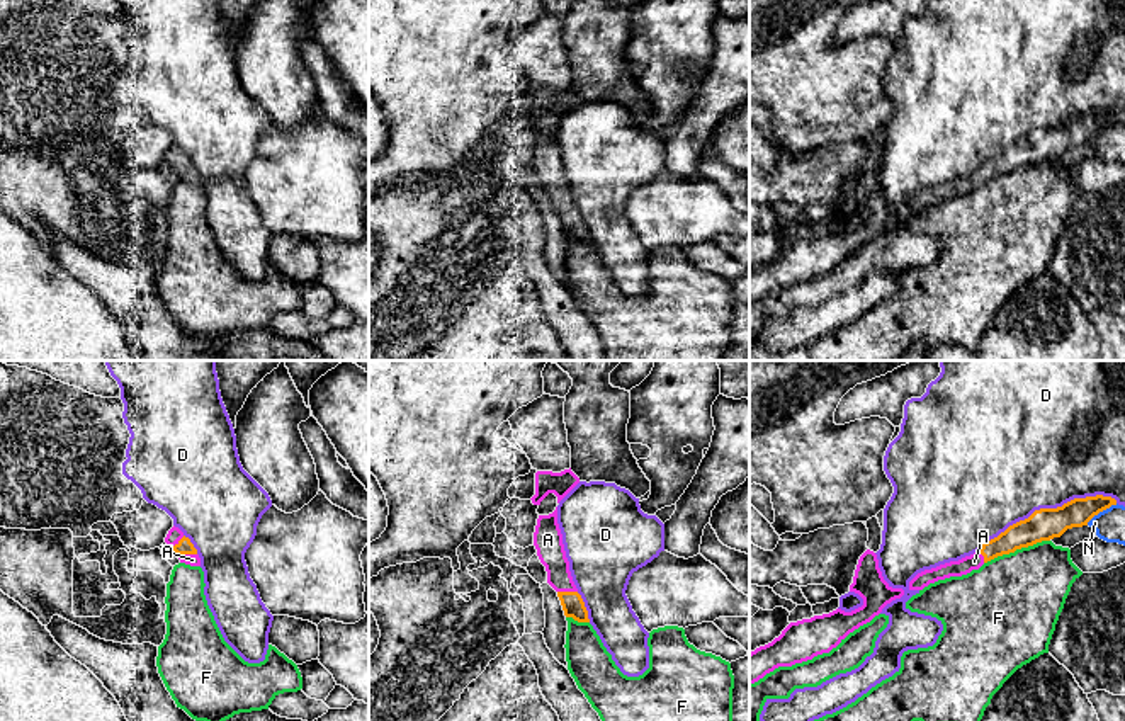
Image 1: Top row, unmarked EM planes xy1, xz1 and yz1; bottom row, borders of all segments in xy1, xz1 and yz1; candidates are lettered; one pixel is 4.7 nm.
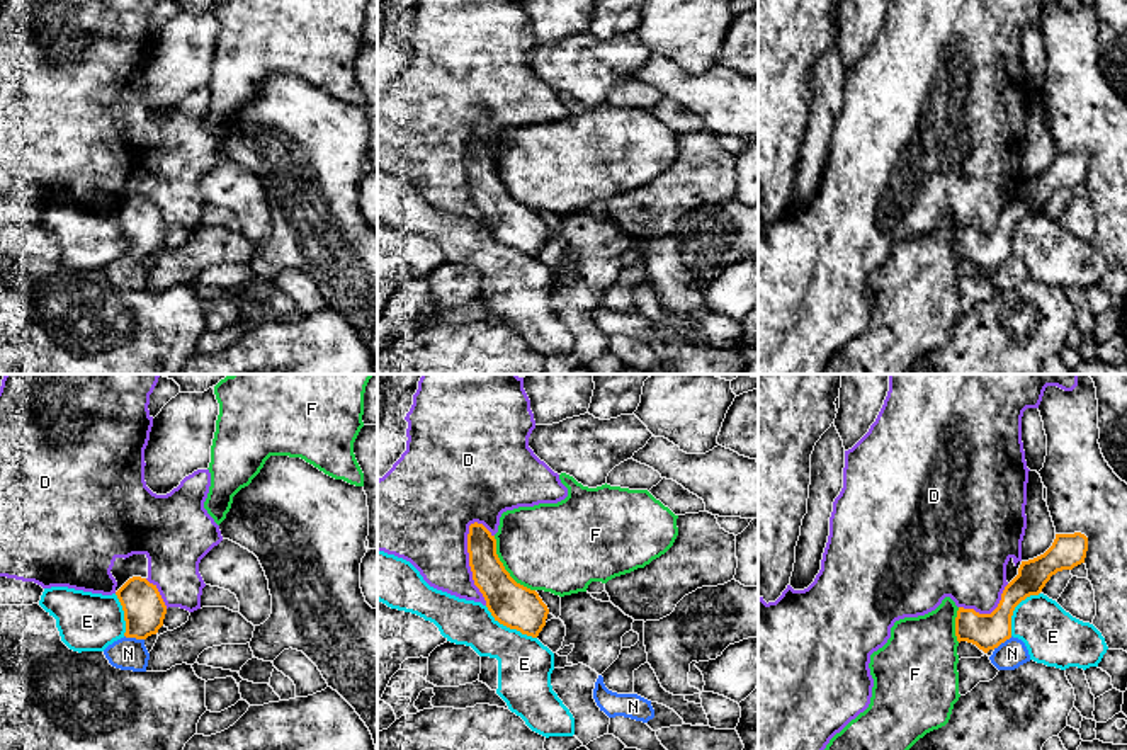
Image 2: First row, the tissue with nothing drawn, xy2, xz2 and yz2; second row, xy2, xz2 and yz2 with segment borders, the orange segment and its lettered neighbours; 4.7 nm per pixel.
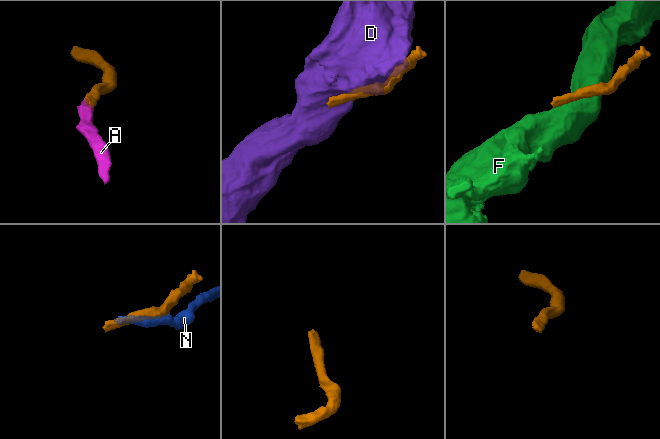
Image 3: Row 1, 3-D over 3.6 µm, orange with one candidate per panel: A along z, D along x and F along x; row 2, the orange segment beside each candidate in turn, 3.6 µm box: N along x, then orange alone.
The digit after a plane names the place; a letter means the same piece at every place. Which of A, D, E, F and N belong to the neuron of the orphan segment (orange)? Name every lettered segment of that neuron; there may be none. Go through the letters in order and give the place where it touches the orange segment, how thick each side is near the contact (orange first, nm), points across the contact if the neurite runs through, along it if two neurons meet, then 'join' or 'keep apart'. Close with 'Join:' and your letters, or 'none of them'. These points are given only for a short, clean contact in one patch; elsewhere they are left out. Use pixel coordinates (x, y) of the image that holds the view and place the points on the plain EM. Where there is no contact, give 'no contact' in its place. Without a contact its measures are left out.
A: xy1 (187, 172) | 70/60 nm | across xy1 (184, 165), (187, 172), (192, 179) | join
D: yz1 (1047, 128) | 150/500 nm | keep apart
E: xz2 (510, 247) | 200/260 nm | along xz2 (485, 225), (500, 242), (536, 257) | keep apart
F: yz1 (1017, 167) | 150/440 nm | keep apart
N: yz1 (1102, 130) | 140/140 nm | keep apart
Join: A

